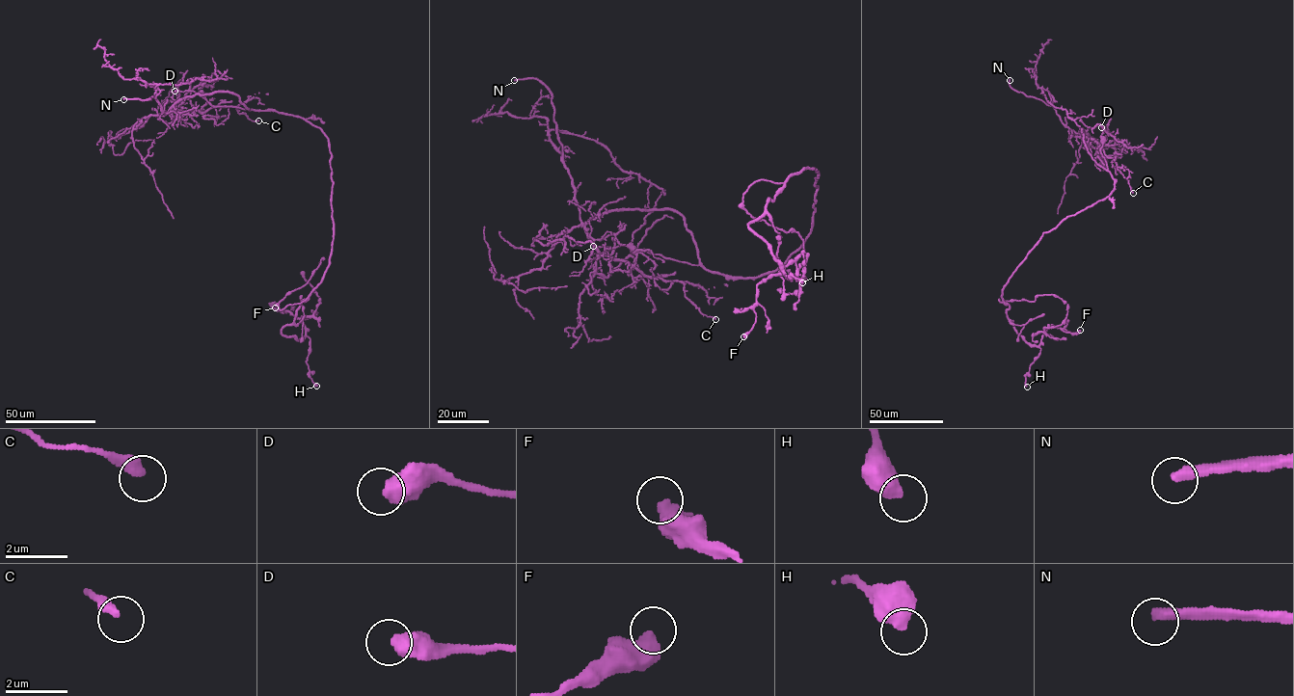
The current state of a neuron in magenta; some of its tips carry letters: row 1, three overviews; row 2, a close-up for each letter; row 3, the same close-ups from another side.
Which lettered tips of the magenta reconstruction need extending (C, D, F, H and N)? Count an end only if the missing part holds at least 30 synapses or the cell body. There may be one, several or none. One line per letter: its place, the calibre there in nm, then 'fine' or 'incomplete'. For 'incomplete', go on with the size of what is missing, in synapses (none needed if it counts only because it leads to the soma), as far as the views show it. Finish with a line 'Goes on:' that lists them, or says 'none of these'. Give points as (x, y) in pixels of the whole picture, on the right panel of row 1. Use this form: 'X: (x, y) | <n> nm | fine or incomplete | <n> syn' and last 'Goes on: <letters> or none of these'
C: (1133, 193) | 320 nm | fine
D: (1101, 127) | 550 nm | fine
F: (1080, 330) | 550 nm | fine
H: (1027, 387) | 600 nm | fine
N: (1010, 80) | 360 nm | incomplete
Goes on: N

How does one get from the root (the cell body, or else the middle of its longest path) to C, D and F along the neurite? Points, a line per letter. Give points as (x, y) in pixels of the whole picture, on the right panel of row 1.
C: (1093, 203), (1109, 195), (1114, 179), (1092, 158), (1081, 127), (1115, 159), (1133, 193)
D: (1093, 203), (1108, 197), (1114, 187), (1114, 179), (1100, 151), (1101, 127)
F: (1093, 203), (1043, 233), (1002, 290), (1008, 318), (1031, 344), (1039, 344), (1051, 325), (1074, 333), (1080, 330)

